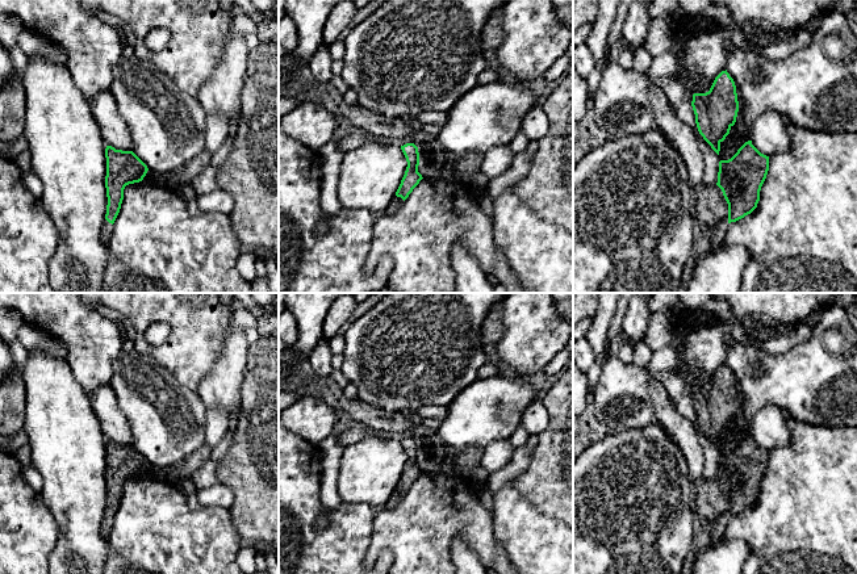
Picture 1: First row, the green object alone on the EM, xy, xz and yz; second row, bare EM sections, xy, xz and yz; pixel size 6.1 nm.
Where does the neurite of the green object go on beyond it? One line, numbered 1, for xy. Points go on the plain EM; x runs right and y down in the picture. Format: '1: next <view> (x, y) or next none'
1: next xy (107, 524)

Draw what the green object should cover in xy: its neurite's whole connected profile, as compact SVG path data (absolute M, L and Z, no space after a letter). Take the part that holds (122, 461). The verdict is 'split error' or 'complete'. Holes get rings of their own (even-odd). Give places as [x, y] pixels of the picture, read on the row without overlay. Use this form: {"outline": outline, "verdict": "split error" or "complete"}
{"outline": "M106 440L105 452L108 499L101 523L101 535L108 537L113 528L113 518L121 503L125 481L142 475L149 462L133 445L116 444L112 440Z", "verdict": "split error"}

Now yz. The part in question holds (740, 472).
{"outline": "M752 435L745 436L731 453L719 456L716 479L728 498L728 518L757 502L768 465L769 451L761 448Z", "verdict": "complete"}

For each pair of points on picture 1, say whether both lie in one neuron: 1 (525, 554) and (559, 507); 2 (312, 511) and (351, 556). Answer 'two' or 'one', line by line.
1: two
2: one

